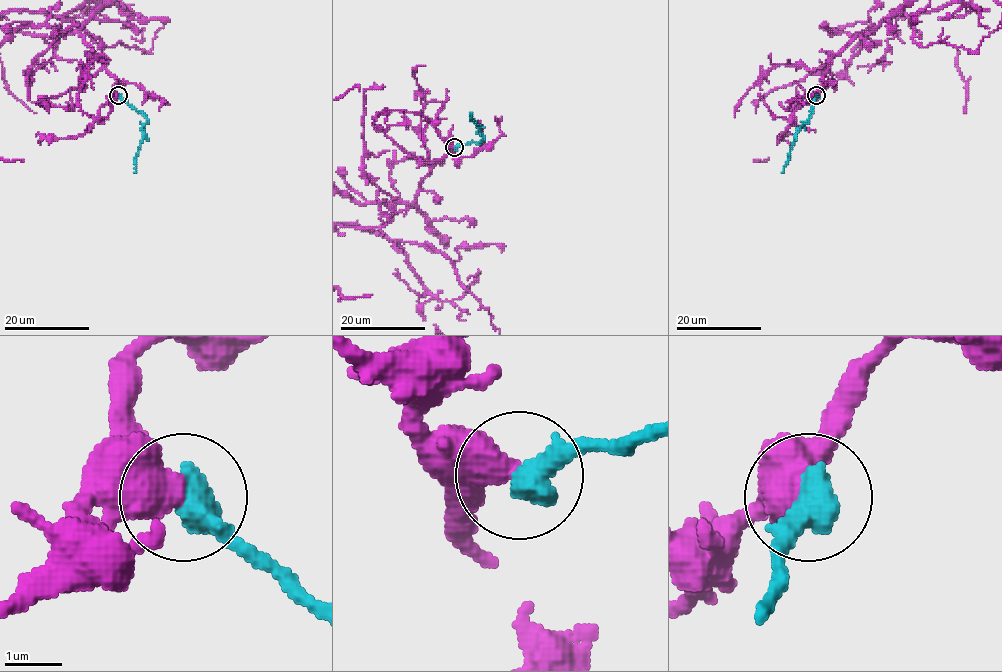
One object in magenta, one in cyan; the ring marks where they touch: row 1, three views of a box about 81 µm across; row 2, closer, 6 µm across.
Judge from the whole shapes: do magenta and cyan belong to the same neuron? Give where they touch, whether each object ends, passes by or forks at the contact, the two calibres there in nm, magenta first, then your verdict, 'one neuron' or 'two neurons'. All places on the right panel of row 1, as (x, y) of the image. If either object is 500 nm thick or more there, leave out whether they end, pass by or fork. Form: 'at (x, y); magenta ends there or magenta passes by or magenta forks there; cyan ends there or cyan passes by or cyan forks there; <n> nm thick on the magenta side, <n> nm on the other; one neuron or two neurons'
at (816, 95); 550 nm thick on the magenta side, 650 nm on the other; two neurons

